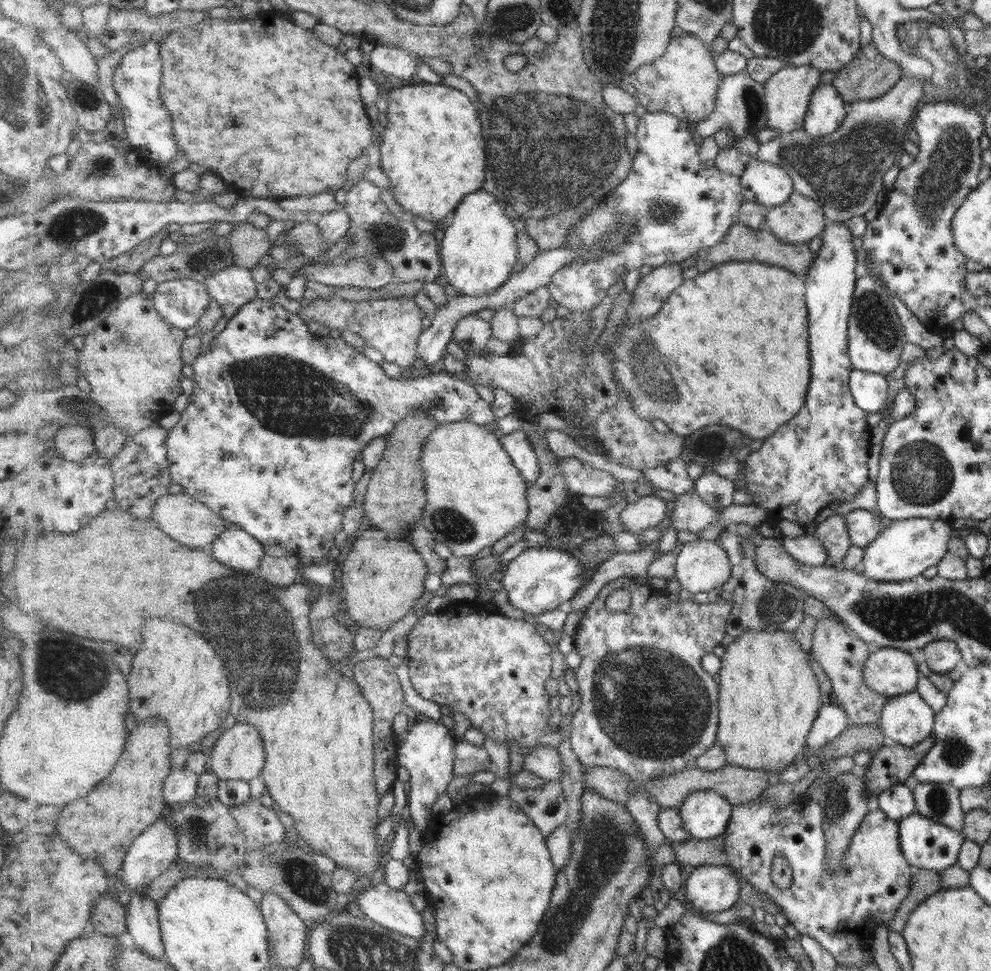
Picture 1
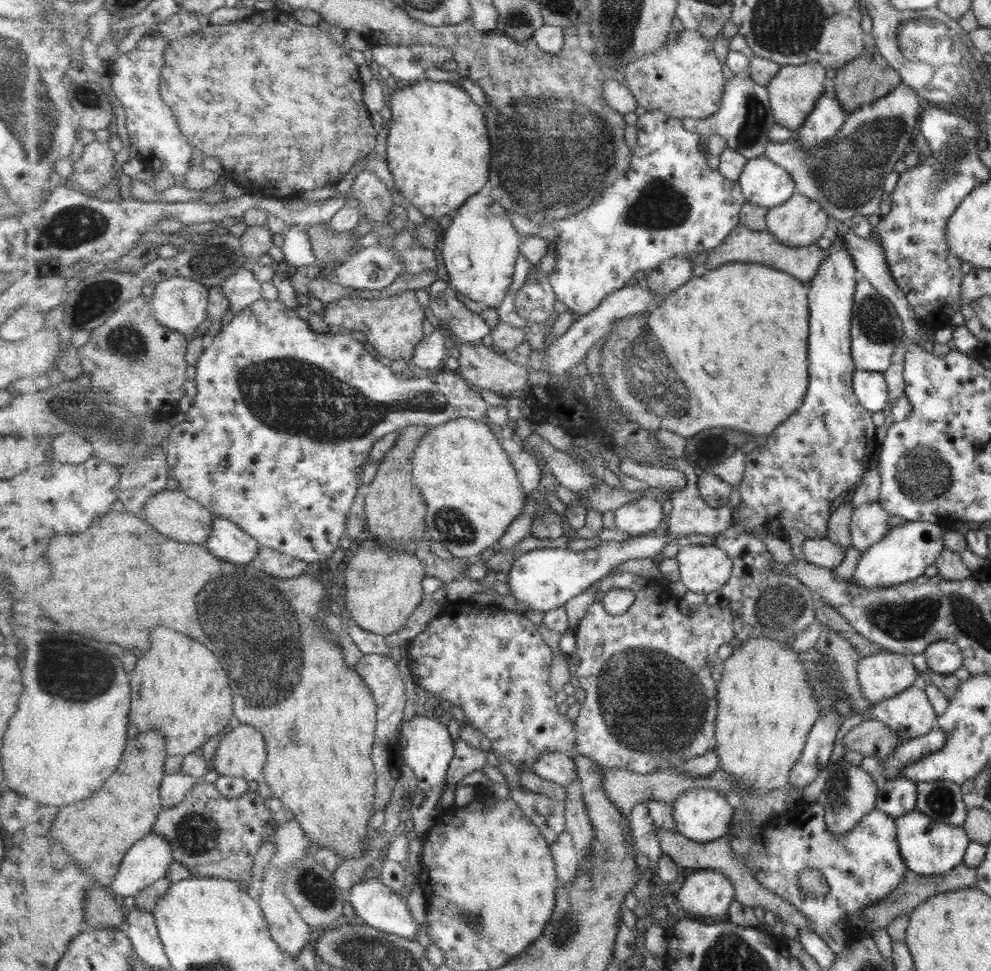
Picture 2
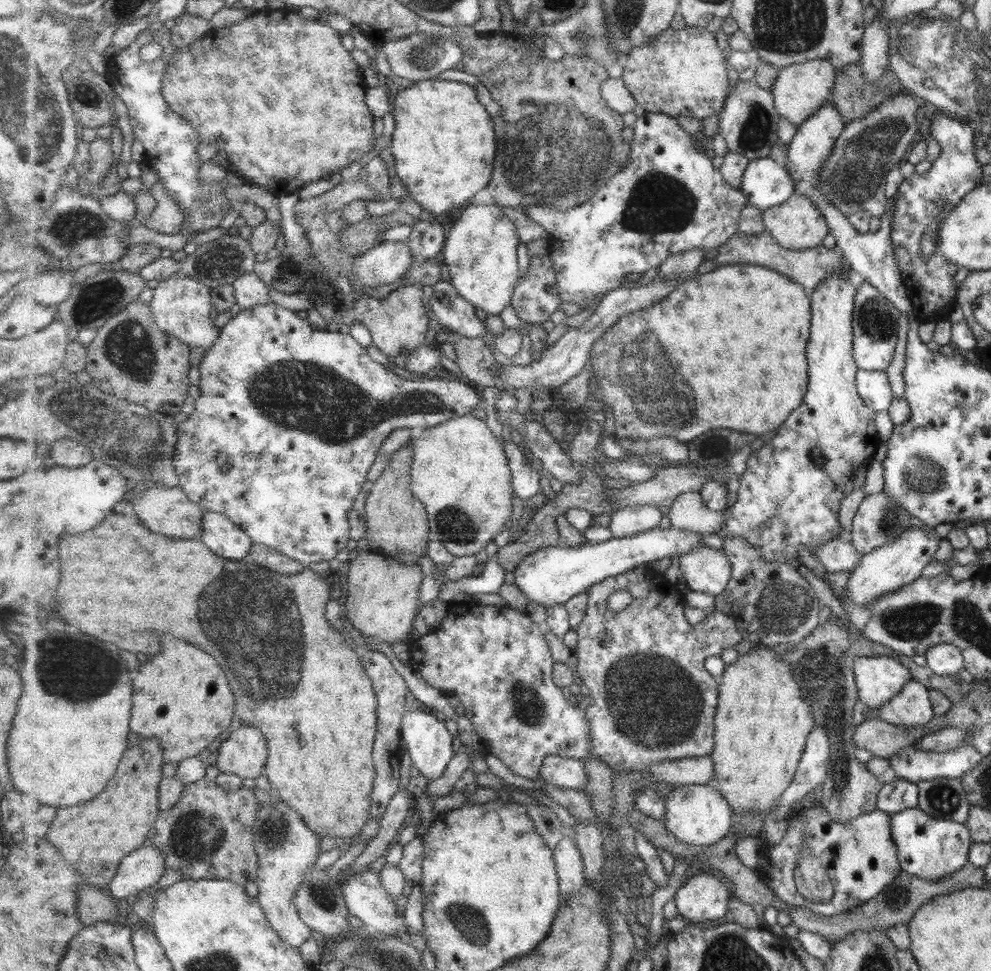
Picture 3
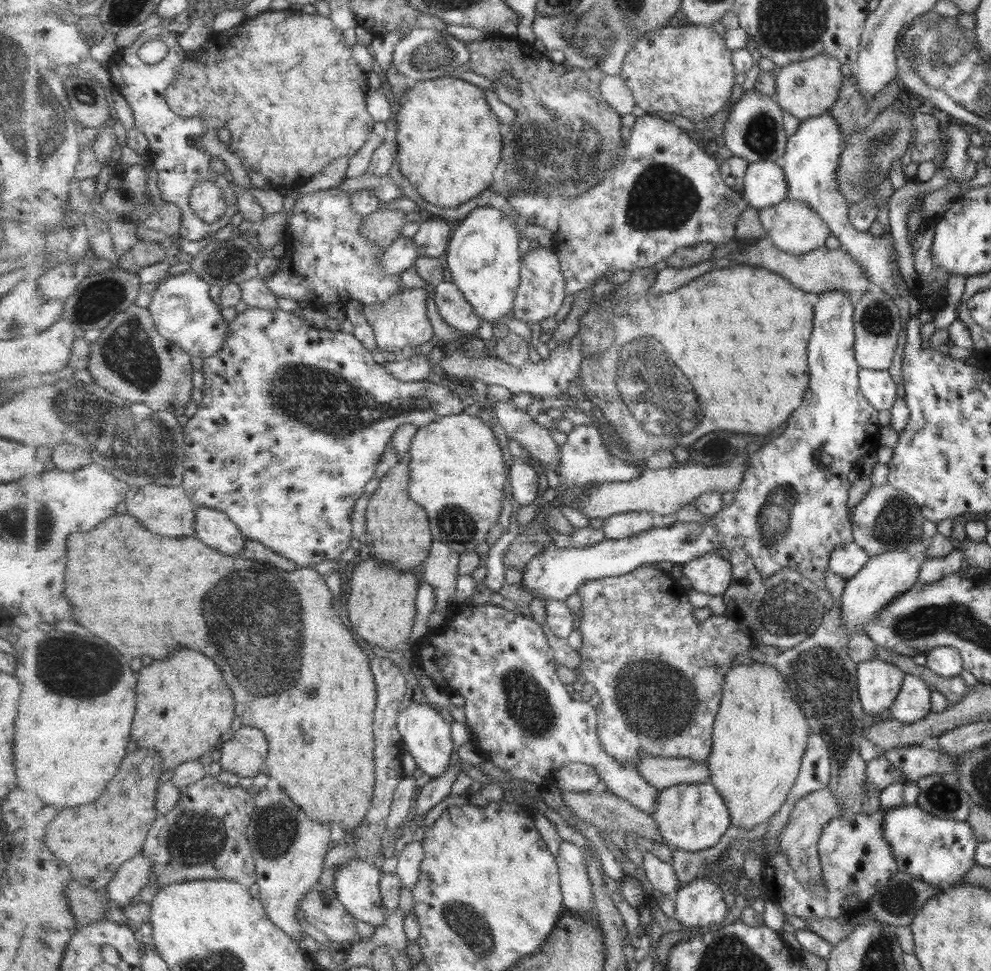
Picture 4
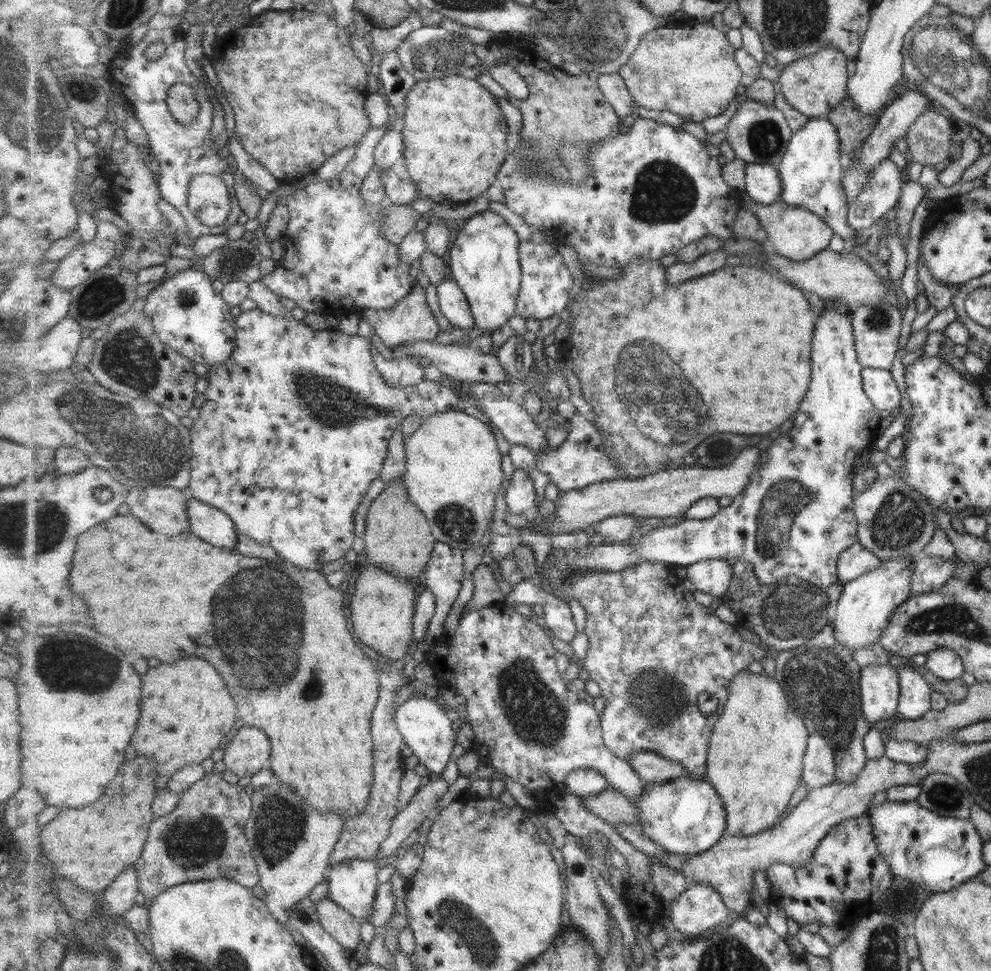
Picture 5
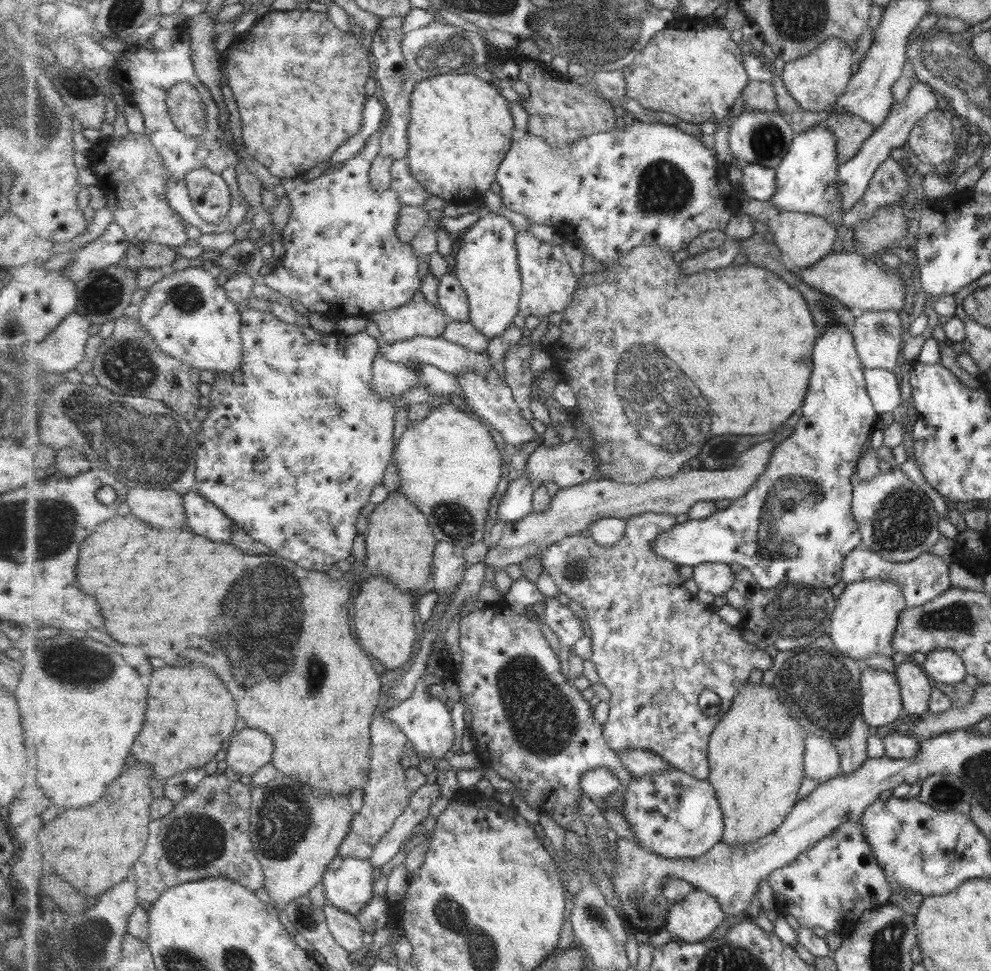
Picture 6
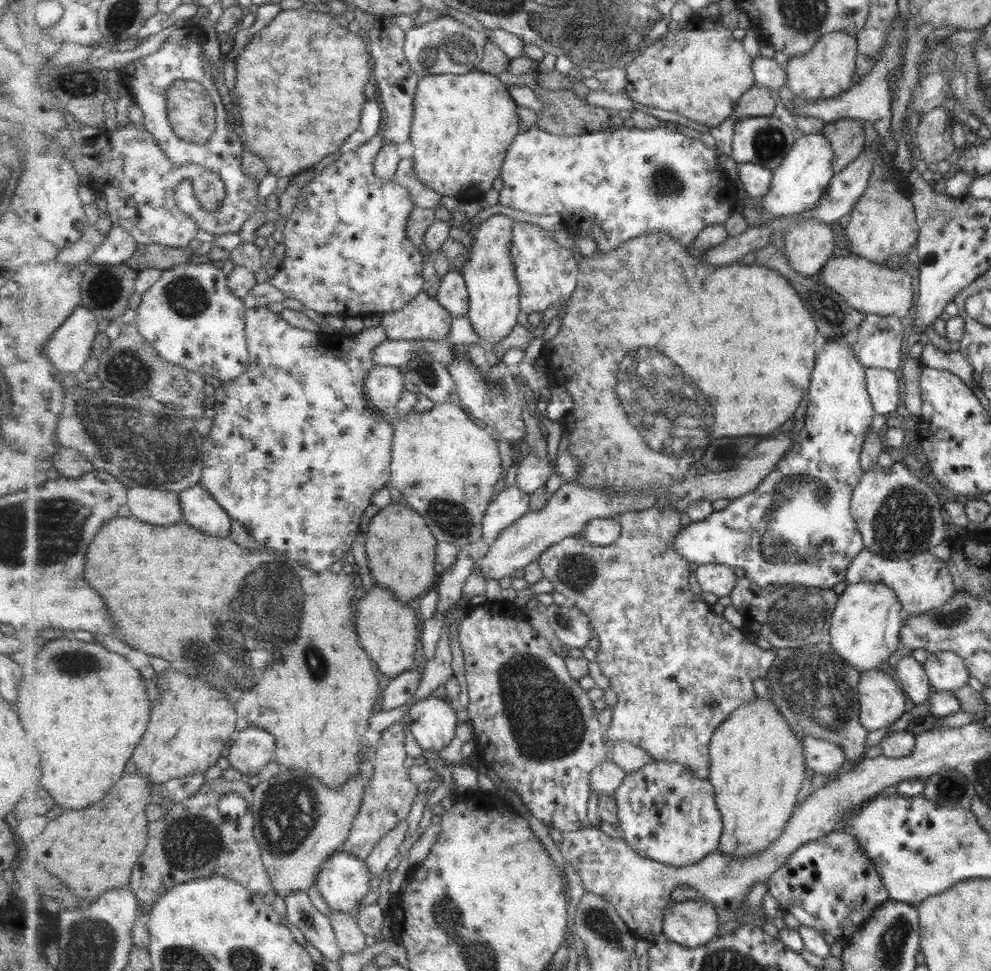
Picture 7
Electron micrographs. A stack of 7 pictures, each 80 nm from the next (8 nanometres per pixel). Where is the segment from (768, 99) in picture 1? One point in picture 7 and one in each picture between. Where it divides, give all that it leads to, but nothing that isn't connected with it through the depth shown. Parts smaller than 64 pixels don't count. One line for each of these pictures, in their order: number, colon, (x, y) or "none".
2: (794, 91)
3: (800, 89)
4: (805, 89)
5: (813, 85)
6: (815, 81)
7: (826, 71)

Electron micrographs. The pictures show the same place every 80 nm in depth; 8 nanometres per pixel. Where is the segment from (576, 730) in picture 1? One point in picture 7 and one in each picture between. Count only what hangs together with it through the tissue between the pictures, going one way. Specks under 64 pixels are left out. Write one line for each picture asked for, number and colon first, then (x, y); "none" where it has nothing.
2: (650, 704)
3: (653, 700)
4: (653, 665)
5: (653, 651)
6: (655, 647)
7: (666, 654)

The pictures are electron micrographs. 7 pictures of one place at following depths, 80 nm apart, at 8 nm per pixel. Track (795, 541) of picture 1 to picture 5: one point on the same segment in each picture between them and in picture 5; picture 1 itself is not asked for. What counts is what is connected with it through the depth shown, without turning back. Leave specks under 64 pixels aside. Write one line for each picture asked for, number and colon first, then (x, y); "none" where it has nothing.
2: (822, 552)
3: (837, 555)
4: (846, 560)
5: (855, 560)

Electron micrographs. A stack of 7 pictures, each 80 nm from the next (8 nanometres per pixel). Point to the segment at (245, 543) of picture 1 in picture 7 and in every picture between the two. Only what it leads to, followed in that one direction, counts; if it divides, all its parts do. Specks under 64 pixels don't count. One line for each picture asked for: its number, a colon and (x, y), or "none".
2: (228, 541)
3: (224, 537)
4: (214, 527)
5: (208, 522)
6: (210, 521)
7: (201, 510)

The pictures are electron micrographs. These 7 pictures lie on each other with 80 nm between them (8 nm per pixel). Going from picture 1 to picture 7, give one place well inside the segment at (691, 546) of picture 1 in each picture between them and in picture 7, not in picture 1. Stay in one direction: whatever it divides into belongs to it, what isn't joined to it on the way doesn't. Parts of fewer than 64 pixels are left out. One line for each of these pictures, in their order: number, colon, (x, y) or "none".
2: (704, 569)
3: (705, 569)
4: (712, 574)
5: (714, 576)
6: (716, 577)
7: (719, 579)

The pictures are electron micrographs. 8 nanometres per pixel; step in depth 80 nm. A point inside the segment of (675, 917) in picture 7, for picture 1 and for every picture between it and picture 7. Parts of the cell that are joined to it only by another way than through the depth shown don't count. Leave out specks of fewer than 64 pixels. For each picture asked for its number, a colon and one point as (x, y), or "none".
1: (710, 888)
2: (706, 892)
3: (703, 897)
4: (701, 903)
5: (701, 908)
6: (693, 919)

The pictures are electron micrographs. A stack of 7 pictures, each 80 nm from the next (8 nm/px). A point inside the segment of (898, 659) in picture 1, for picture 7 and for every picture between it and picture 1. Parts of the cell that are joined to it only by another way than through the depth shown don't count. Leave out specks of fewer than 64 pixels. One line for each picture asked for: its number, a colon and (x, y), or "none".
2: (882, 675)
3: (878, 678)
4: (879, 682)
5: (879, 685)
6: (880, 696)
7: (881, 700)

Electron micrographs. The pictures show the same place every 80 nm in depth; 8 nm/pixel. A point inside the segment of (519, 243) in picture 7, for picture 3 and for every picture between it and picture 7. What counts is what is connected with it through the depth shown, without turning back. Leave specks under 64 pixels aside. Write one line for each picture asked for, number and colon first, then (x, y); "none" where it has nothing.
3: (536, 297)
4: (543, 289)
5: (546, 282)
6: (549, 283)

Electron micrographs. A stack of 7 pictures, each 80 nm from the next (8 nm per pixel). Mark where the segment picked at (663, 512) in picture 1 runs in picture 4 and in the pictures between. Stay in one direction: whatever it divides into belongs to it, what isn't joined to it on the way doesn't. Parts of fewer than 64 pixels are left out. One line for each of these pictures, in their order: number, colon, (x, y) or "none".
2: (643, 516)
3: (632, 520)
4: (619, 526)

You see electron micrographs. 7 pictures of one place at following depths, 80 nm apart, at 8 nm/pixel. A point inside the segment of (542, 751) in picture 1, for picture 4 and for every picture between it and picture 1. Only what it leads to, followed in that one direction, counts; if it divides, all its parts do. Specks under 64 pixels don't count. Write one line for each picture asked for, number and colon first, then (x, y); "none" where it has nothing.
2: (558, 767)
3: (571, 773)
4: (578, 777)

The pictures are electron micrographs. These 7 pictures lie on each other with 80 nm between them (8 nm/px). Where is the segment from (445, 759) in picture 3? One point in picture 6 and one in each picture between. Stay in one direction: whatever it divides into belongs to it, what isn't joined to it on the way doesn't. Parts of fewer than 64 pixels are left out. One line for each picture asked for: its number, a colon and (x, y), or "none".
4: (427, 736)
5: (428, 731)
6: (425, 719)

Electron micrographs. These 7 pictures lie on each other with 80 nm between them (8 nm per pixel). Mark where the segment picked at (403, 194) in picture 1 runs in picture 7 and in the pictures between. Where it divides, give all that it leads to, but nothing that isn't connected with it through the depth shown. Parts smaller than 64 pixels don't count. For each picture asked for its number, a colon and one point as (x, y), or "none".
2: (439, 151)
3: (444, 144)
4: (449, 142)
5: (455, 134)
6: (460, 131)
7: (463, 126)

